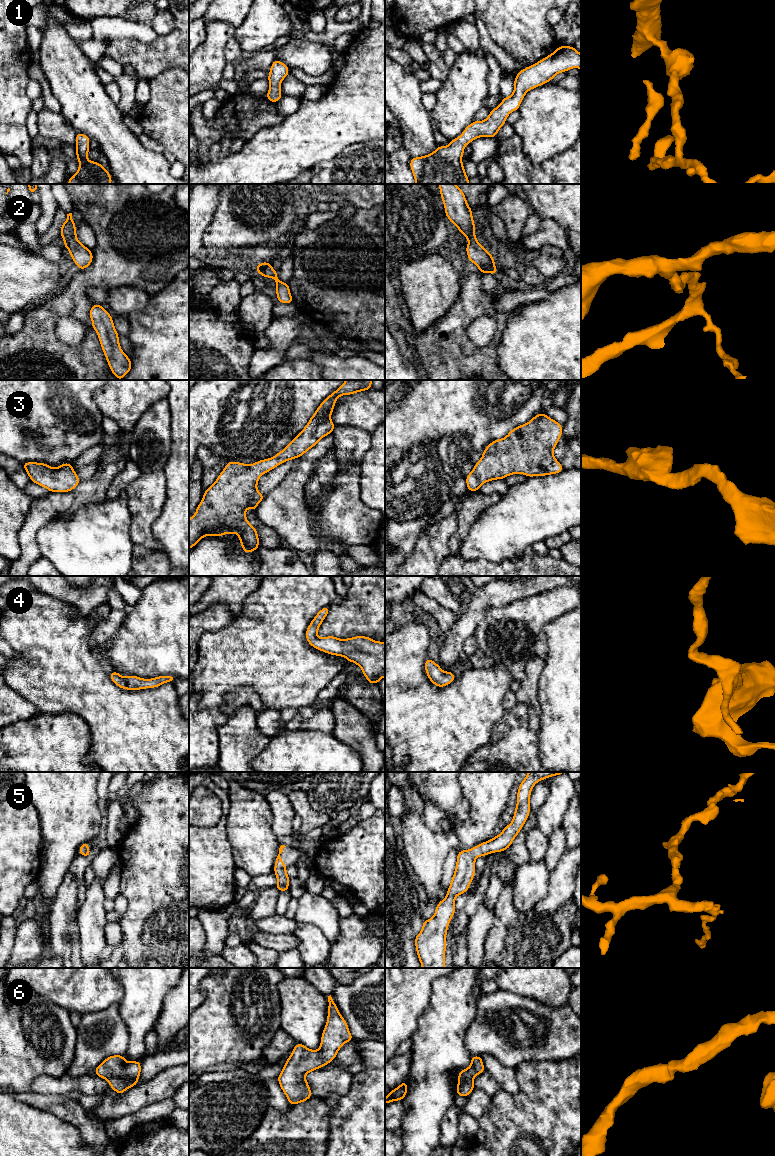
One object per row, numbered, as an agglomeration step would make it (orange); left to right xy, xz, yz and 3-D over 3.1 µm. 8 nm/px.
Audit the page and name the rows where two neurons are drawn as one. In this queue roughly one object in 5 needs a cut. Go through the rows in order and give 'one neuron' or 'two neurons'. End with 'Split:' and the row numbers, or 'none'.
1: one neuron
2: one neuron
3: one neuron
4: one neuron
5: one neuron
6: one neuron
Split: none

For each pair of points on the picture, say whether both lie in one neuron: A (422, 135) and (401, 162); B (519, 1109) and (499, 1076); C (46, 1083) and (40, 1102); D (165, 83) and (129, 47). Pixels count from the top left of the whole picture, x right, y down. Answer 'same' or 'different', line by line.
A: different
B: different
C: different
D: different

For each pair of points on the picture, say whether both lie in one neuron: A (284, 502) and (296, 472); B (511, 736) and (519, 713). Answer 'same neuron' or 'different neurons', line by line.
A: same neuron
B: same neuron

